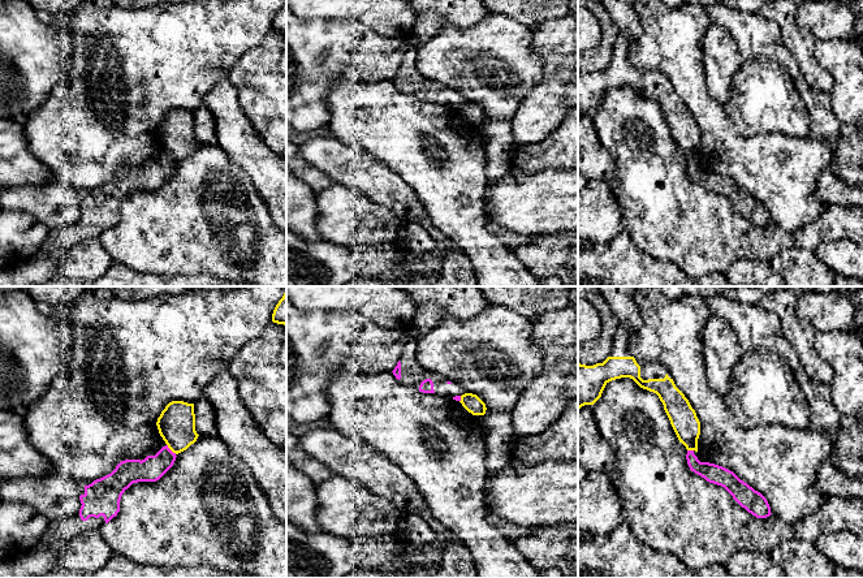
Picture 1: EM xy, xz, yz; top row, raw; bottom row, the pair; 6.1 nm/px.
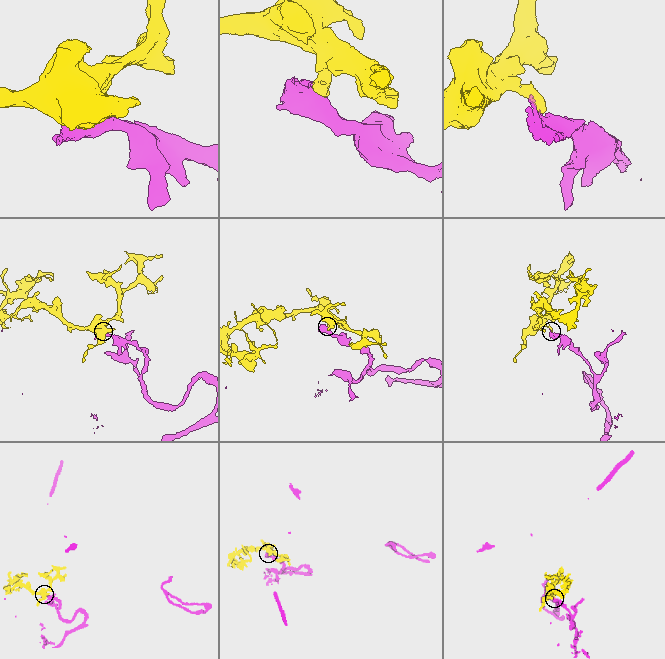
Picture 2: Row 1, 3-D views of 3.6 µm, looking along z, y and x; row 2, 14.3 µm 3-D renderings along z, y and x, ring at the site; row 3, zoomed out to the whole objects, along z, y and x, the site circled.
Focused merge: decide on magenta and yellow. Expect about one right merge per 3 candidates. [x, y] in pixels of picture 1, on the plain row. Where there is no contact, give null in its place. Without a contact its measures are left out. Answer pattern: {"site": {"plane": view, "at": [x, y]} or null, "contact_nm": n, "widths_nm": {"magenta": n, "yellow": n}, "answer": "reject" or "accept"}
{"site": {"plane": "xy", "at": [169, 158]}, "contact_nm": 90, "widths_nm": {"magenta": 160, "yellow": 240}, "answer": "reject"}

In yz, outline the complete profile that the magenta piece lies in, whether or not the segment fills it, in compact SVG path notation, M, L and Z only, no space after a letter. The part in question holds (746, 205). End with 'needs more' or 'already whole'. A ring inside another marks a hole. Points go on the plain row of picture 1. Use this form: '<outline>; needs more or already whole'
M687 159L686 168L691 180L709 191L724 195L742 216L756 227L767 227L772 223L767 207L733 180L715 172L700 171L694 159Z; already whole

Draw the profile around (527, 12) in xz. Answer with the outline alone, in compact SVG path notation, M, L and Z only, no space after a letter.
M482 0L488 13L501 13L526 27L569 16L569 0Z

